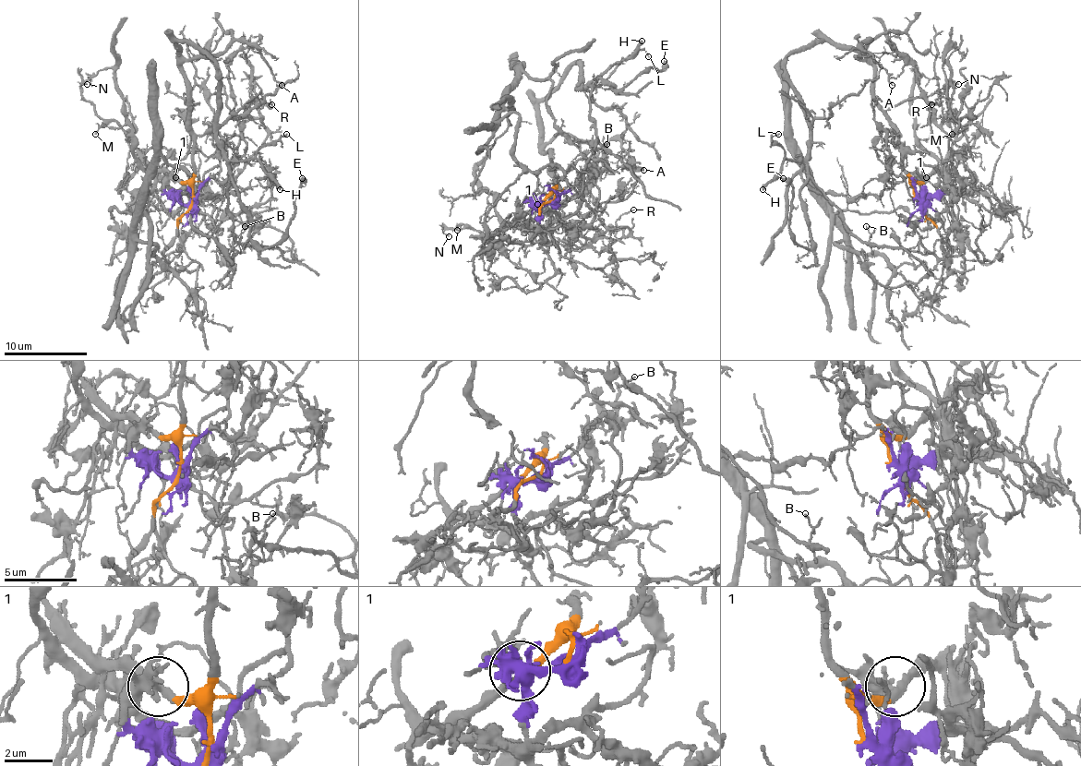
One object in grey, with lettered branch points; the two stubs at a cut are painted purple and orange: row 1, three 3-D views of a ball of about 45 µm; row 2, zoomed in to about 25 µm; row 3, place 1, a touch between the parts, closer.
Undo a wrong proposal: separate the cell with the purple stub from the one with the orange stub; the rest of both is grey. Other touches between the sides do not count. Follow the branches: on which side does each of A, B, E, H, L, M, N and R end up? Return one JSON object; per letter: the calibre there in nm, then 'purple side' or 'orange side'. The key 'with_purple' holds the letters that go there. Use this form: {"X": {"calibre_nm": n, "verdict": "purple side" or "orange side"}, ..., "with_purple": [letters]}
{"A": {"calibre_nm": 140, "verdict": "orange side"}, "B": {"calibre_nm": 90, "verdict": "orange side"}, "E": {"calibre_nm": 480, "verdict": "orange side"}, "H": {"calibre_nm": 280, "verdict": "orange side"}, "L": {"calibre_nm": 90, "verdict": "orange side"}, "M": {"calibre_nm": 130, "verdict": "orange side"}, "N": {"calibre_nm": 100, "verdict": "orange side"}, "R": {"calibre_nm": 110, "verdict": "purple side"}, "with_purple": ["R"]}

